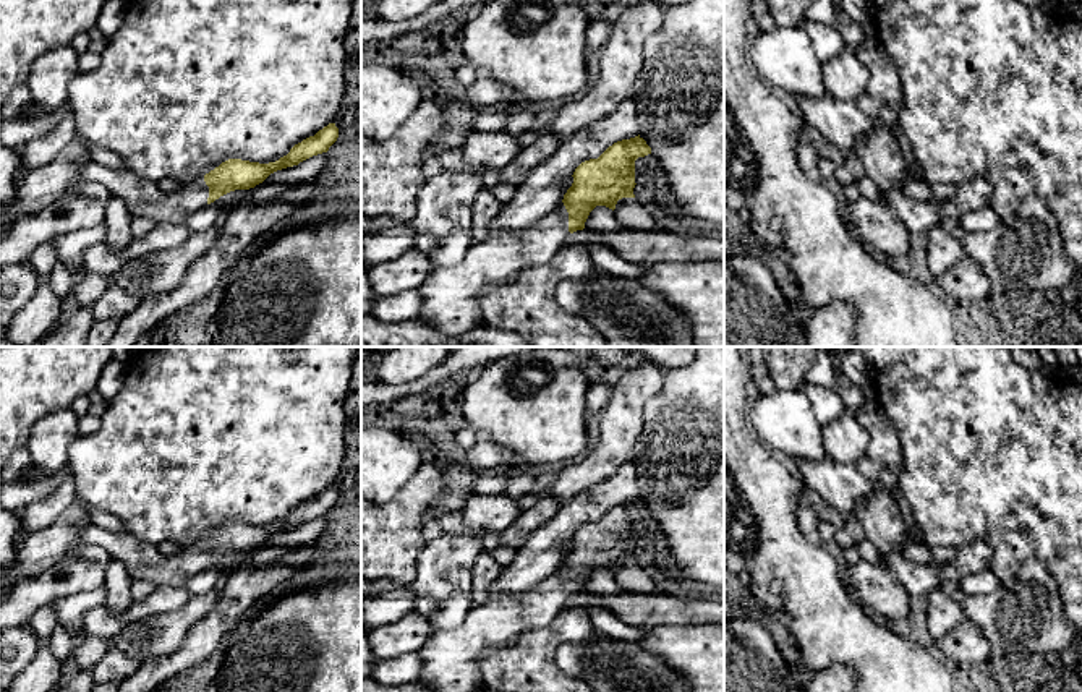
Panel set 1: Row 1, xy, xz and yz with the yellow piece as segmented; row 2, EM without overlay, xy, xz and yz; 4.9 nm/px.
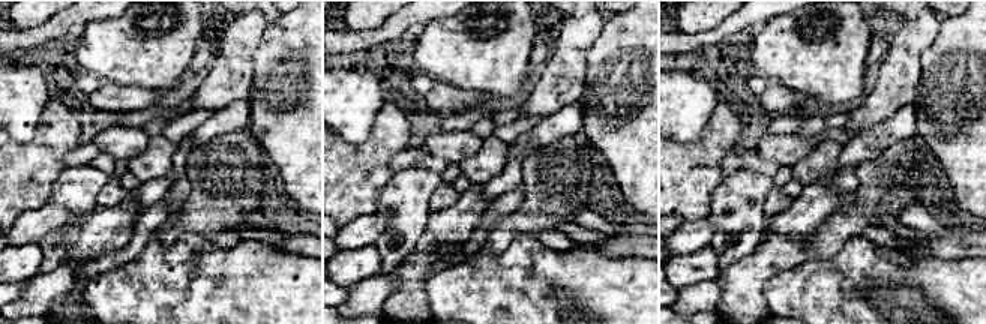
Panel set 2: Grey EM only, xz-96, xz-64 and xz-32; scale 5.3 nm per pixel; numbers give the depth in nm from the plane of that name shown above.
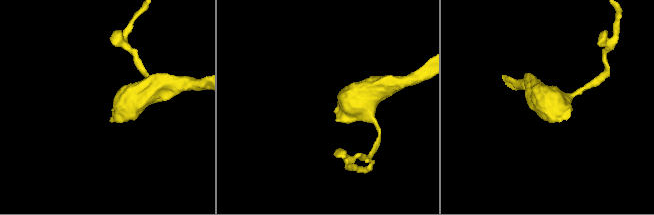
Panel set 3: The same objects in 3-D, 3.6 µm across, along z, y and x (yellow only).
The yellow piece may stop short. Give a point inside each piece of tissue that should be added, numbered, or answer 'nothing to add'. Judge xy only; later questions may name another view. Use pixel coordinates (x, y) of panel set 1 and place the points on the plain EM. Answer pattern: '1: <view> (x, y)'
1: xy (190, 559)

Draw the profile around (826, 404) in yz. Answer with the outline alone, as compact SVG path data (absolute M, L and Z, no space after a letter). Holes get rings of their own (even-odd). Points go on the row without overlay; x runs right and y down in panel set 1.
M807 382L802 386L802 391L810 402L812 412L820 426L826 426L829 421L841 418L847 413L847 405L834 387Z

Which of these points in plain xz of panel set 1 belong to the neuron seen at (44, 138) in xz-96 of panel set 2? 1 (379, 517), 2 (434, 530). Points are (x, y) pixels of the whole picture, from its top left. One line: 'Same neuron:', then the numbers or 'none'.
Same neuron: 1

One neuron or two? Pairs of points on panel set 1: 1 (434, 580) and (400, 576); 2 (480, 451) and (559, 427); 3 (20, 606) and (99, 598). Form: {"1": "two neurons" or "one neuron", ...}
{"1": "two neurons", "2": "two neurons", "3": "two neurons"}

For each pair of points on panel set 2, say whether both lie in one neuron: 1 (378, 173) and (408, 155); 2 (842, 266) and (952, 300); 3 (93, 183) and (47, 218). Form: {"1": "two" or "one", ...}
{"1": "two", "2": "one", "3": "two"}

